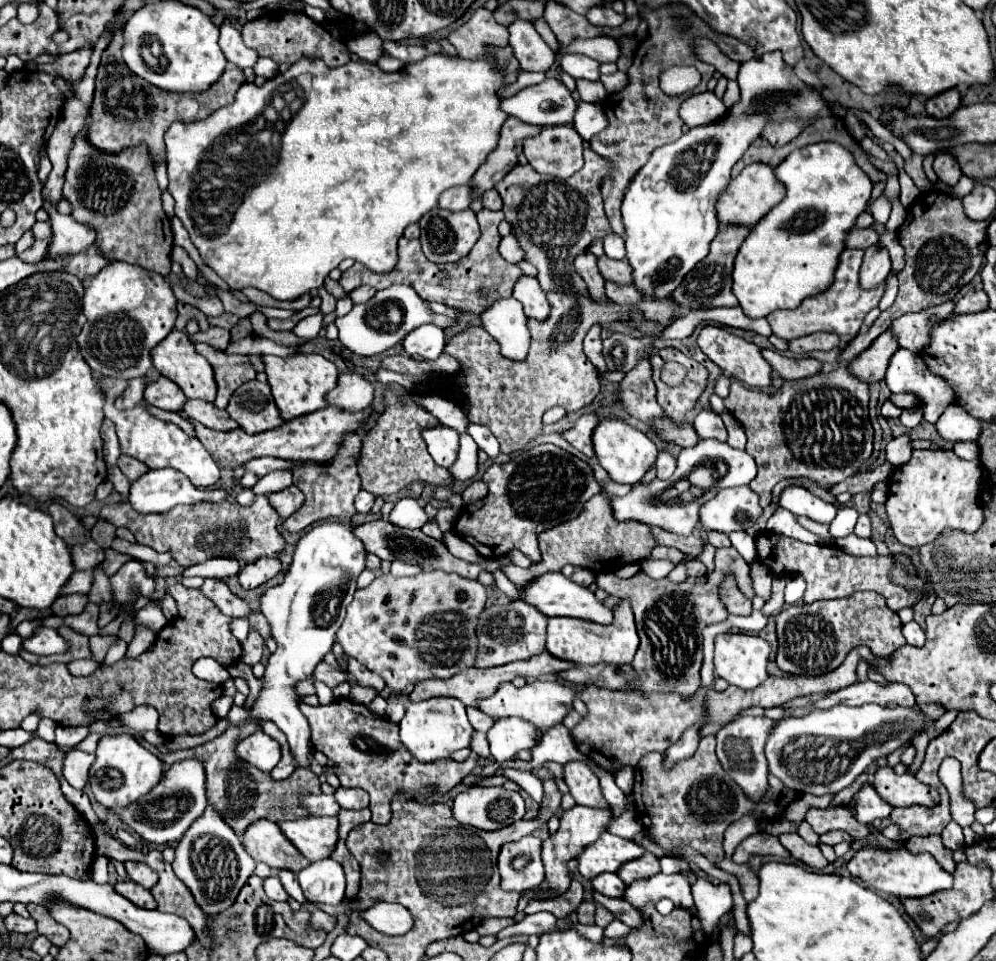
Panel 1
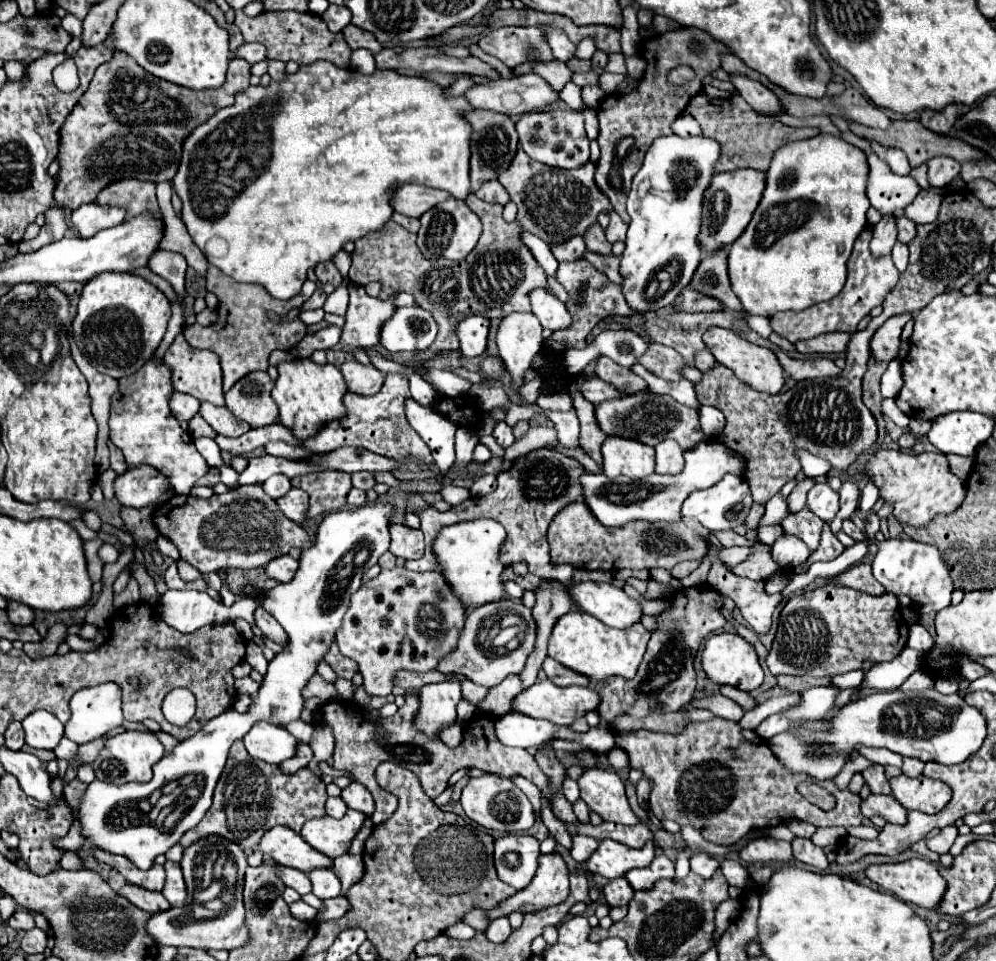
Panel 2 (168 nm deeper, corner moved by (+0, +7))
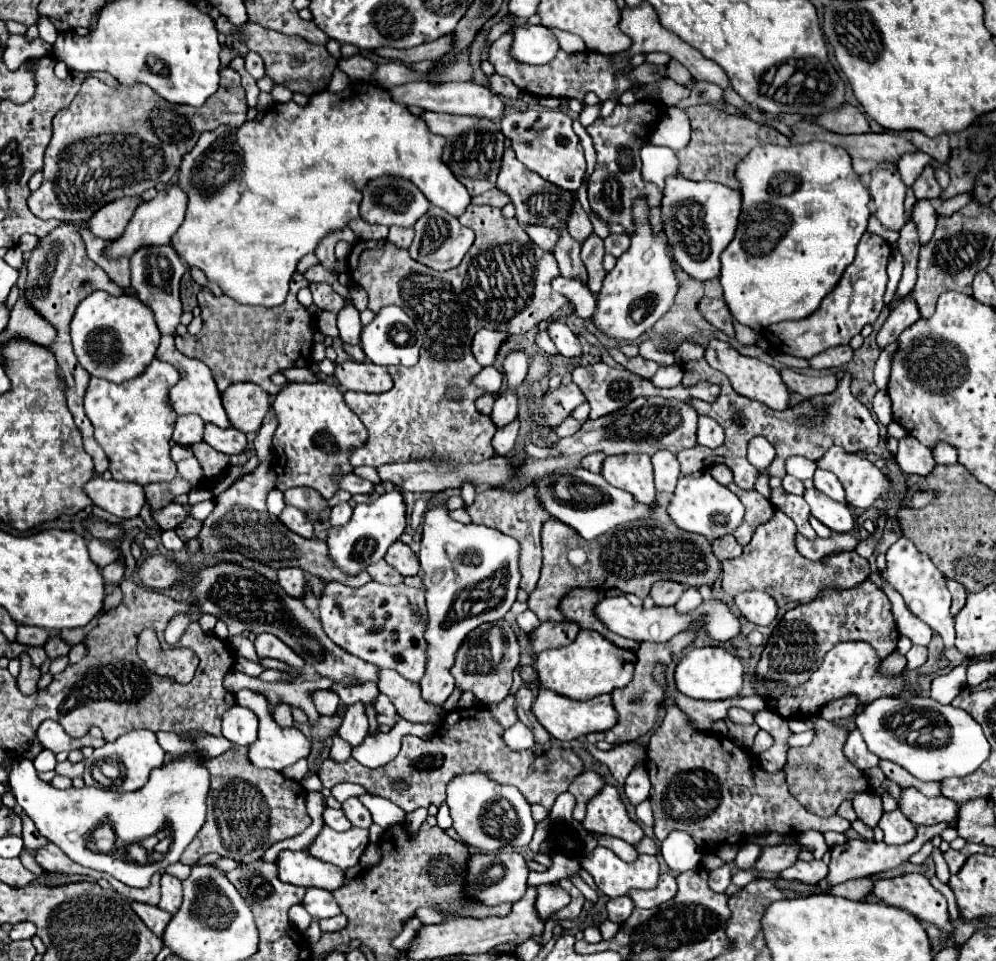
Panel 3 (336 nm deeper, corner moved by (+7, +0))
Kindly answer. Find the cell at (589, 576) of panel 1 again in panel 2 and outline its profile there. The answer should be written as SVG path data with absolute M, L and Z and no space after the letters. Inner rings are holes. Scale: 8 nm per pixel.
M553 447L533 449L531 453L519 457L511 469L501 471L497 475L497 489L491 491L489 495L471 497L467 503L451 507L445 512L435 511L433 507L421 511L419 519L421 519L421 531L425 535L425 545L433 547L433 539L445 525L455 525L461 521L475 521L475 519L495 519L507 531L507 537L499 551L499 559L505 561L505 565L525 561L533 575L541 579L557 579L563 584L568 584L575 568L569 564L558 567L551 565L545 533L551 519L563 507L583 497L583 485L579 481L581 475L585 475L585 467L577 459L563 455Z

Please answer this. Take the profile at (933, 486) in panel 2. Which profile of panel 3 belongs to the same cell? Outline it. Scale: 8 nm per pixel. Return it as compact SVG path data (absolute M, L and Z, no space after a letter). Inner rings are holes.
M832 446L820 460L822 470L836 474L846 492L846 502L854 508L870 508L876 498L890 492L888 478L866 458L846 452L840 446Z

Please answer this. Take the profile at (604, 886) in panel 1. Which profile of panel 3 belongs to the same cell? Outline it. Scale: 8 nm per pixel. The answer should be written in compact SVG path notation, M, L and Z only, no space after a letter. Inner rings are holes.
M622 896L622 898L618 898L618 900L610 900L610 902L606 904L608 918L610 918L612 922L616 922L616 924L626 922L626 920L630 918L632 910L634 910L634 902L632 902L628 896Z

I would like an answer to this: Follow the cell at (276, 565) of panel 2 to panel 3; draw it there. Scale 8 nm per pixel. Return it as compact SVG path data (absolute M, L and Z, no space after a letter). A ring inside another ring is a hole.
M282 568L282 570L278 570L278 582L294 598L302 598L308 592L306 574L300 568Z

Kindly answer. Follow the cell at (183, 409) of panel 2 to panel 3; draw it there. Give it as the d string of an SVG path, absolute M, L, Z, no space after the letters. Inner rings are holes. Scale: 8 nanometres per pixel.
M180 416L172 440L180 446L194 446L204 440L204 422L200 416Z

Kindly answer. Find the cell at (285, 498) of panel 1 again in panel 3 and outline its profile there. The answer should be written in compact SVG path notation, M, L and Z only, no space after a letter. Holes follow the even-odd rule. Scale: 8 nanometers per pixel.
M286 506L286 508L282 510L282 514L280 514L280 522L282 522L288 530L296 532L298 536L304 536L304 538L312 538L312 536L314 536L312 522L310 522L310 520L306 518L306 514L304 514L302 510L298 510L298 508Z

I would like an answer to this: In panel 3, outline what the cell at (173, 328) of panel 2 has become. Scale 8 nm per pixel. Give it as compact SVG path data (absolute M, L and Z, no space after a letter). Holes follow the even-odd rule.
M170 244L142 246L132 254L130 270L132 270L132 288L136 290L138 298L154 312L160 332L176 334L176 326L180 324L180 314L182 314L178 288L180 288L180 278L186 272L186 262L174 252Z

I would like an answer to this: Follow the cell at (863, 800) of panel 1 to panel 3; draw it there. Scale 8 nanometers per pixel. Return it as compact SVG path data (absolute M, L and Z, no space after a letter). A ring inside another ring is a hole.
M898 808L894 812L886 812L880 818L878 826L884 830L886 844L906 844L916 836L916 826L906 820L906 816Z

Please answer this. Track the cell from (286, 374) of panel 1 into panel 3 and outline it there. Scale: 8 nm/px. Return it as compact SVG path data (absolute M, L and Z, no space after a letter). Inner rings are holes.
M326 382L314 384L286 384L272 404L278 416L278 430L274 434L274 452L280 460L272 464L280 492L294 486L314 488L324 500L330 500L340 490L334 476L350 474L354 468L348 458L352 450L368 440L368 430L360 418L346 406L342 392Z

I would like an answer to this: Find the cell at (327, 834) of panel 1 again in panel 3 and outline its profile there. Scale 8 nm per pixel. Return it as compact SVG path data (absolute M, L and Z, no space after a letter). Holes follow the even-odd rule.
M328 826L316 836L310 846L310 854L322 862L330 862L342 870L348 870L358 864L360 856L368 846L368 830L350 828L346 832L336 832Z

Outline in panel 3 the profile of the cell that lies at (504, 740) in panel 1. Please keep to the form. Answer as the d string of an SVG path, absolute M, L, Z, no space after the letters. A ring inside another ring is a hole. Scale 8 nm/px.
M516 722L514 726L510 726L504 732L504 740L506 740L508 748L514 748L514 750L528 750L528 748L536 746L532 730L522 722Z

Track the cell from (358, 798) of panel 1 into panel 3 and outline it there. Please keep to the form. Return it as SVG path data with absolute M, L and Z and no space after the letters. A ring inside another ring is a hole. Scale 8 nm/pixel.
M348 798L342 804L342 810L344 810L346 818L352 822L352 826L358 826L358 828L370 828L372 826L372 816L370 816L368 808L364 808L364 804L358 798Z

